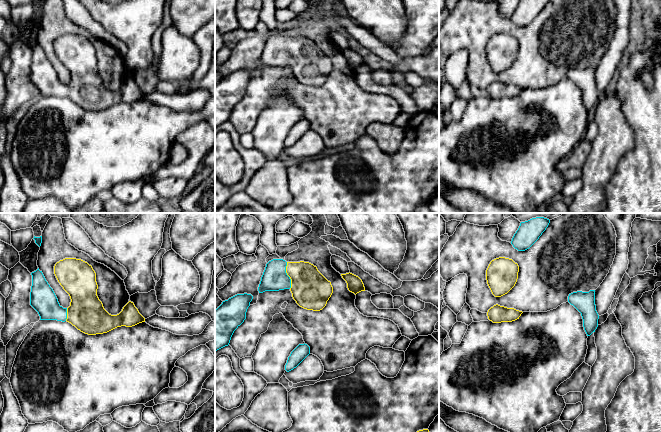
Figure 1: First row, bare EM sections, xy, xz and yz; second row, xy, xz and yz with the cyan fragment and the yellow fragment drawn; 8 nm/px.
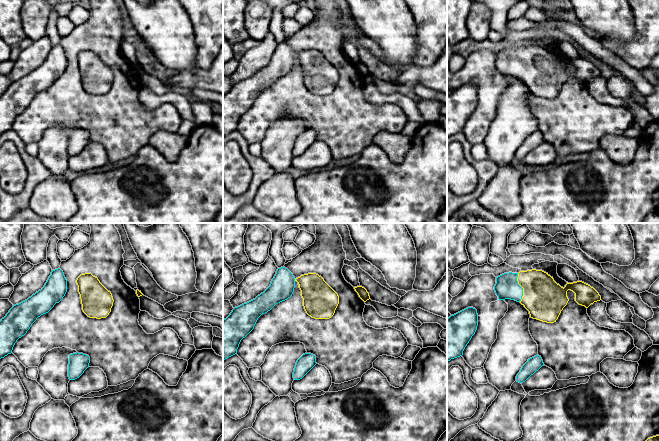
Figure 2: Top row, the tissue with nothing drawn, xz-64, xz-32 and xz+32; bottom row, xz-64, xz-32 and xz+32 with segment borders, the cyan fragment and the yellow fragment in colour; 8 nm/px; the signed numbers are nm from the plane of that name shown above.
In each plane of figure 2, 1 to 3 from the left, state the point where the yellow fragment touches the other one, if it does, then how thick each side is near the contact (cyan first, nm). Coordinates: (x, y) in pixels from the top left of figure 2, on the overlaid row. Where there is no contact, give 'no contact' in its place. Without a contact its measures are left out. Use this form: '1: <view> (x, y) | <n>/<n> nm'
1: no contact
2: no contact
3: xz+32 (521, 287) | 190/320 nm

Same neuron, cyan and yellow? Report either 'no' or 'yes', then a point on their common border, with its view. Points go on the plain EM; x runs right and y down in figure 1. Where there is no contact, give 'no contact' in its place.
yes | xz (287, 51)

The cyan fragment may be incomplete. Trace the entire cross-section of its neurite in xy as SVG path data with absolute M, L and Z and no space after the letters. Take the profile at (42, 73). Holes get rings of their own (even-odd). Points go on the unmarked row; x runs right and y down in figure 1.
M65 34L57 38L54 42L54 50L69 70L71 78L68 84L63 84L42 47L39 44L32 48L32 62L30 68L30 81L38 88L40 96L57 96L69 98L81 108L88 111L107 109L117 103L132 103L145 98L145 94L139 89L134 79L129 77L117 91L109 90L103 83L97 72L98 61L96 49L87 38L76 34Z

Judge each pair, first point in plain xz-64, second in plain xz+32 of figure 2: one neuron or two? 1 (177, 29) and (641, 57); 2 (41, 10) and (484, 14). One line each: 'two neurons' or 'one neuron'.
1: two neurons
2: one neuron

